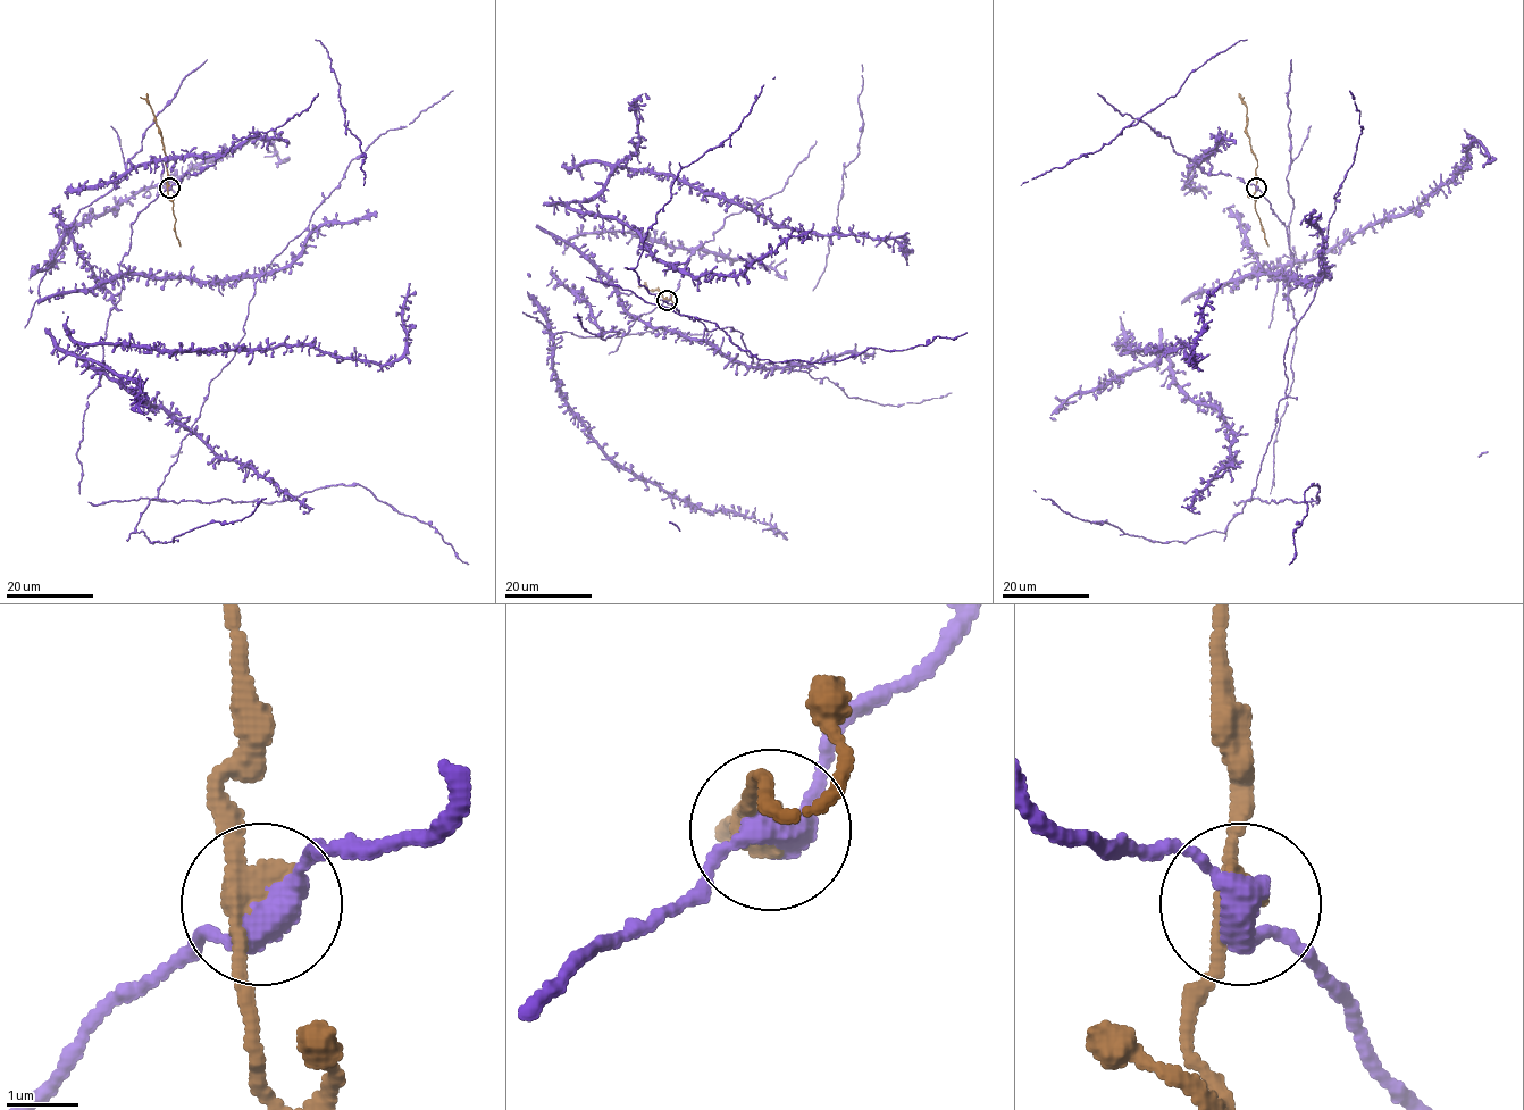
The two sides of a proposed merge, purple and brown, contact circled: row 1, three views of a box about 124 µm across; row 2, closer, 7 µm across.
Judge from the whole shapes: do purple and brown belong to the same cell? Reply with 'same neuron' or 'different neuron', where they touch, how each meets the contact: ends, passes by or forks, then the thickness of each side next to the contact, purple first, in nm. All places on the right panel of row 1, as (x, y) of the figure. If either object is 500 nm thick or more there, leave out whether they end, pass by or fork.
different neuron | (1256, 188) | purple passes by | brown passes by | 400/340 nm

